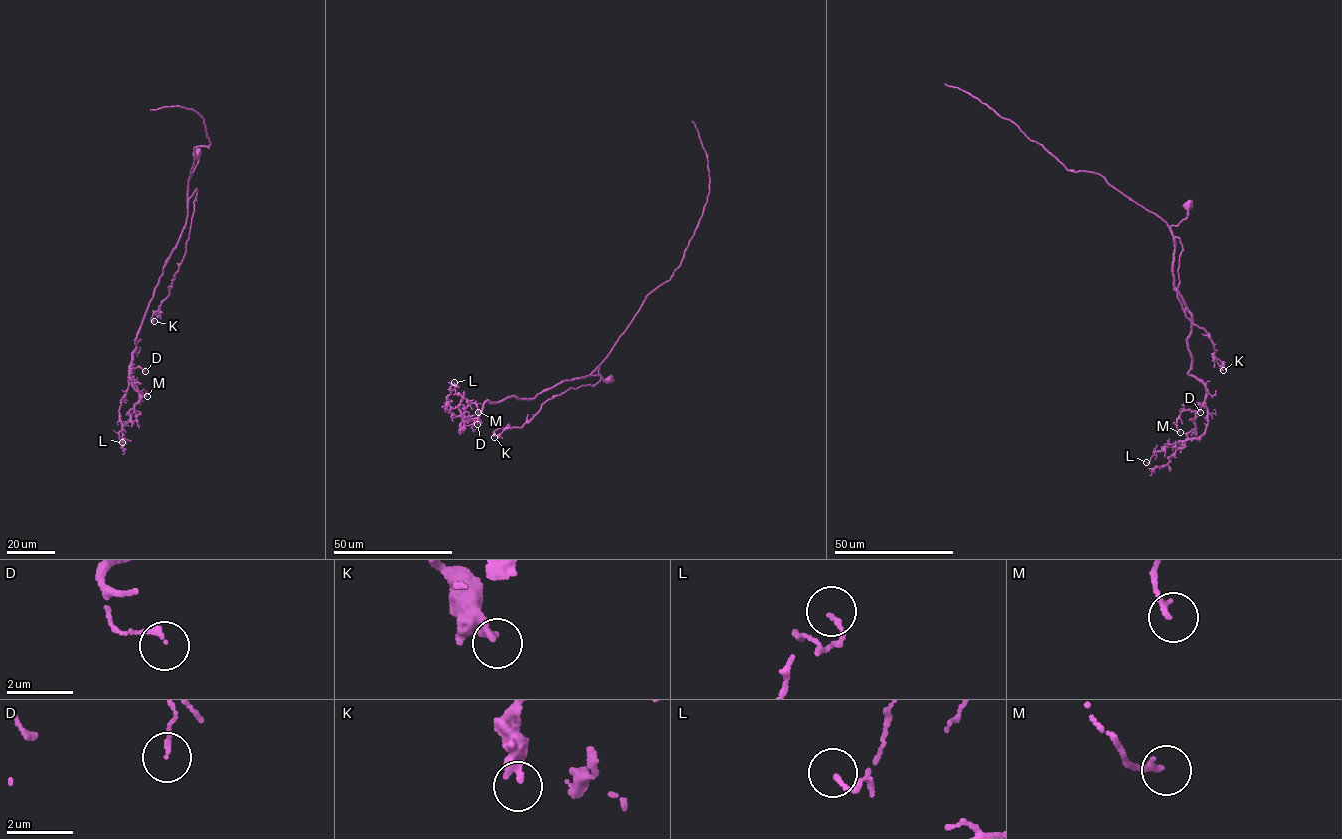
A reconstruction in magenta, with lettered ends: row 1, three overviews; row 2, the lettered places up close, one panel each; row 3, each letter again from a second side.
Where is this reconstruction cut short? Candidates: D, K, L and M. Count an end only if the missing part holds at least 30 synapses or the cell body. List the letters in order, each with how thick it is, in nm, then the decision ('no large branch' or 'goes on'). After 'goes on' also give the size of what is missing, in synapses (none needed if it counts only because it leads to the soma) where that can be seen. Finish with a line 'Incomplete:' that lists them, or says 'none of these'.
D: calibre 130 nm; no large branch
K: calibre 280 nm; no large branch
L: calibre 90 nm; no large branch
M: calibre 160 nm; no large branch
Incomplete: none of these

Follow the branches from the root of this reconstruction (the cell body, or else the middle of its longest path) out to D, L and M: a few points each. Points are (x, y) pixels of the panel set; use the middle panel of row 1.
D: (608, 379), (603, 380), (598, 366), (533, 398), (487, 400), (478, 417), (465, 419), (477, 418), (477, 424)
L: (608, 379), (598, 366), (533, 398), (487, 400), (478, 417), (462, 422), (461, 431), (462, 396), (454, 382)
M: (608, 379), (598, 366), (533, 398), (487, 400), (475, 419), (463, 415), (470, 402), (478, 412)

